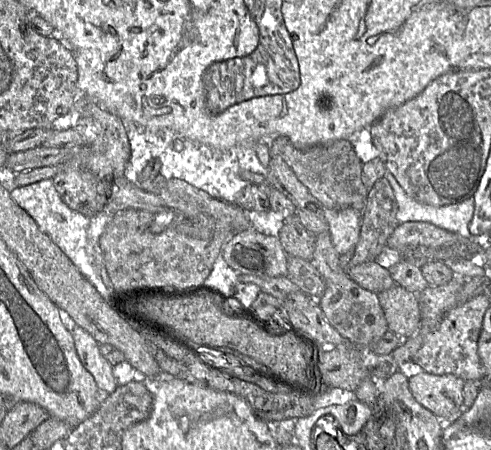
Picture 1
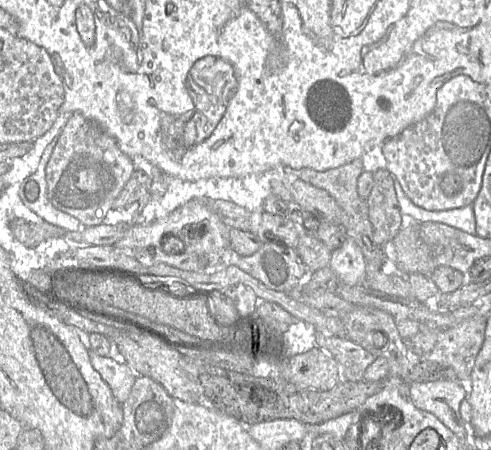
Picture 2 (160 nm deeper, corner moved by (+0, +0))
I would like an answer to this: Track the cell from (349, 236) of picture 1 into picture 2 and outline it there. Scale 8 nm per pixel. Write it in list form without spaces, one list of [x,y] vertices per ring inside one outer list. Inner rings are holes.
[[[346,237],[341,246],[331,252],[330,267],[346,285],[363,285],[368,278],[368,264],[351,237]]]

